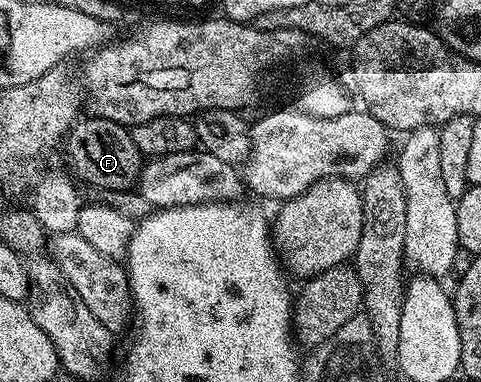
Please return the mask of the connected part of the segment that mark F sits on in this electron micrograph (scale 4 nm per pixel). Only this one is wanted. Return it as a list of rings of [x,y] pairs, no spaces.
[[[100,116],[86,119],[80,119],[66,137],[67,160],[71,163],[72,170],[85,183],[92,184],[95,188],[104,188],[107,194],[134,189],[138,185],[139,174],[143,171],[145,157],[137,150],[130,131],[125,130],[124,125]]]

